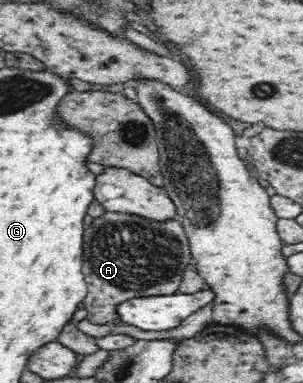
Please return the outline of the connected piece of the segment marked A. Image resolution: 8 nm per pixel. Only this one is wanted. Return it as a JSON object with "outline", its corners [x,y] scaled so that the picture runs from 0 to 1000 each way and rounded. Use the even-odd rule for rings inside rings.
{"outline":[[[347,551],[330,569],[304,574],[290,590],[284,590],[284,606],[277,606],[277,637],[274,637],[274,674],[277,674],[277,723],[284,742],[290,742],[287,773],[271,791],[274,804],[287,809],[287,830],[304,846],[323,849],[366,849],[393,846],[396,836],[389,830],[389,812],[383,802],[422,783],[475,775],[475,773],[558,773],[574,765],[587,765],[587,752],[594,752],[607,710],[617,705],[617,695],[637,687],[630,653],[624,645],[624,614],[594,582],[594,572],[548,574],[548,580],[515,580],[512,574],[488,574],[485,569],[469,569],[465,564],[442,564],[439,559],[396,559],[393,554],[356,554]]]}

